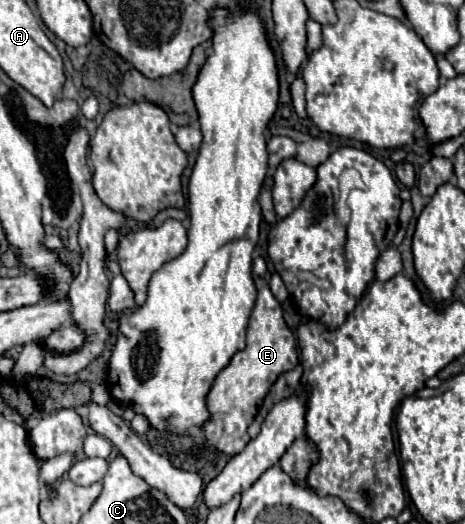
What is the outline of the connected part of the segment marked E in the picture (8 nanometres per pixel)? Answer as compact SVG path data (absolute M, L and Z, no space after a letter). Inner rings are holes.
M256 276L254 278L258 288L256 306L250 316L250 328L248 328L248 340L246 348L238 352L230 364L218 374L218 378L212 384L212 390L208 394L208 410L210 420L202 426L206 432L206 440L216 450L224 452L226 456L234 456L244 450L244 446L250 442L248 426L252 424L258 404L268 394L270 386L276 382L276 378L284 370L292 370L298 364L298 350L292 330L286 326L280 302L274 298L274 294L268 288L268 280Z

